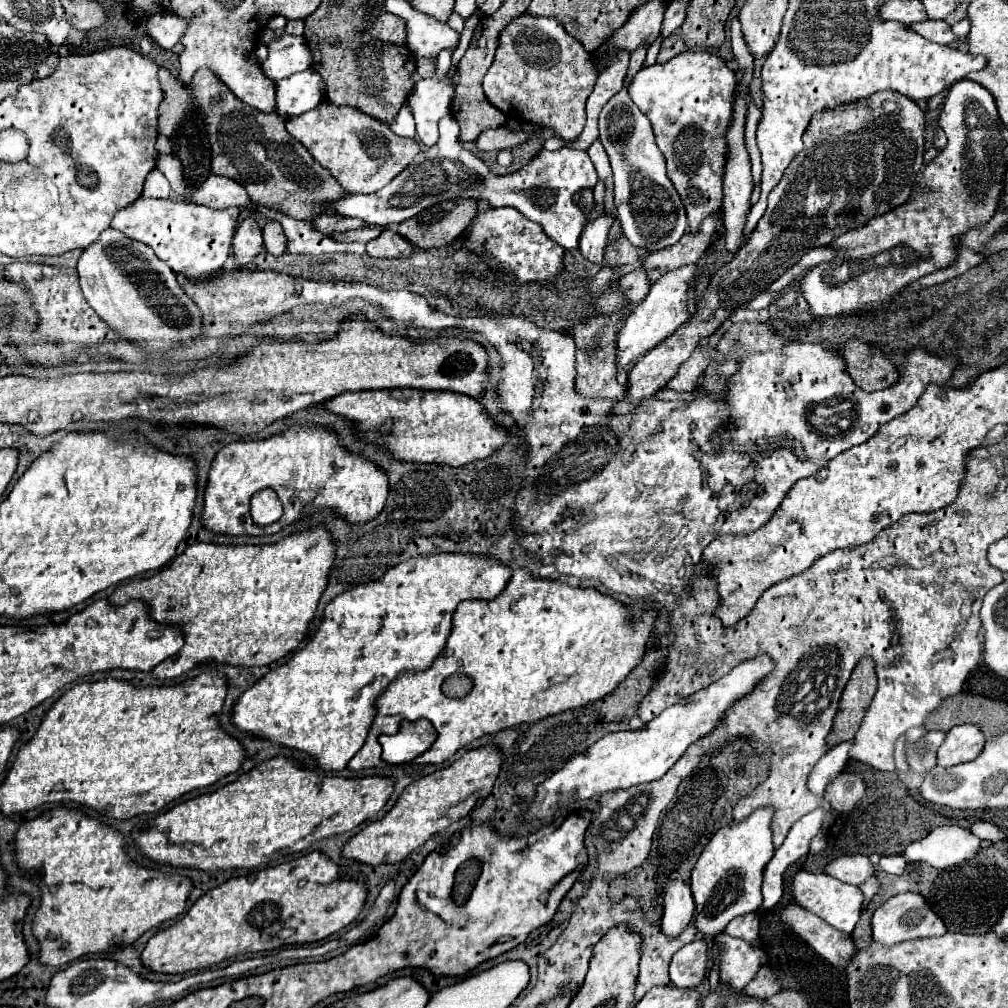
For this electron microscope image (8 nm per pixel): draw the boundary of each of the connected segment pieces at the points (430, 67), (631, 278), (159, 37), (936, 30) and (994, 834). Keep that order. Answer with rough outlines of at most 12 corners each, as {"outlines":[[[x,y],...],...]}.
{"outlines":[[[416,57],[416,71],[422,79],[434,77],[436,63]],[[644,271],[624,275],[618,287],[632,303],[640,303],[650,289]],[[172,13],[148,17],[148,35],[162,47],[178,43],[188,27]],[[946,21],[912,25],[924,39],[948,45],[956,41]],[[976,821],[970,827],[976,837],[988,841],[1006,839],[996,825]]]}

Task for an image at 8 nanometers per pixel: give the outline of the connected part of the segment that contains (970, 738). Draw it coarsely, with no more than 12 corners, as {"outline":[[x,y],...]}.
{"outline":[[976,725],[952,727],[936,753],[938,765],[974,761],[984,747]]}

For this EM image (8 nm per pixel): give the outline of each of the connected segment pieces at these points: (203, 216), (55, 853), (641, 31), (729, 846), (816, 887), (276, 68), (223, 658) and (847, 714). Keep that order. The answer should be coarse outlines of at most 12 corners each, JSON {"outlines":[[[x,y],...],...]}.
{"outlines":[[[136,199],[112,227],[186,281],[224,269],[238,217],[180,199]],[[76,809],[26,821],[38,961],[62,967],[178,917],[182,875],[134,865]],[[664,3],[640,5],[594,53],[602,71],[618,51],[650,47],[664,17]],[[766,805],[718,829],[690,885],[714,937],[762,903]],[[796,873],[796,903],[842,933],[860,919],[860,887]],[[284,33],[266,47],[262,71],[280,81],[312,63],[302,37]],[[194,543],[108,603],[184,631],[152,671],[262,667],[304,639],[332,543]],[[862,657],[842,691],[832,745],[854,739],[876,693],[874,661]]]}

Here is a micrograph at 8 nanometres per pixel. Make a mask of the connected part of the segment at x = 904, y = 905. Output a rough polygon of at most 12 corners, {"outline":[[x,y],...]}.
{"outline":[[920,893],[890,897],[874,911],[884,945],[938,937],[944,921]]}

